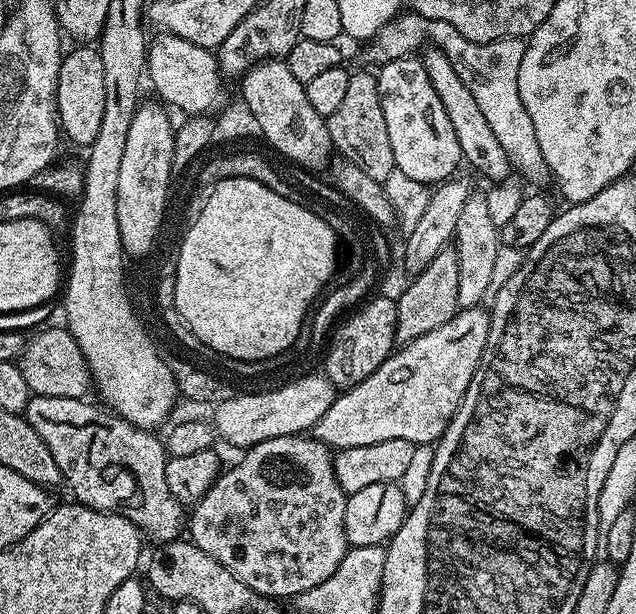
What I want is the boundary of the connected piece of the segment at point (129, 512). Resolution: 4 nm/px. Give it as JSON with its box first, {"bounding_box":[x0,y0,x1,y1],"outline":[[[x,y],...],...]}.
{"bounding_box":[26,396,186,545],"outline":[[[33,396],[28,401],[26,418],[38,438],[46,442],[50,454],[54,454],[54,462],[58,462],[58,470],[63,483],[68,483],[72,491],[71,499],[77,504],[92,508],[94,511],[112,512],[129,519],[145,537],[157,545],[168,544],[171,540],[181,539],[186,528],[186,508],[170,494],[170,486],[166,486],[166,444],[156,437],[155,431],[134,426],[126,418],[99,403],[91,404],[88,398],[50,398],[49,396]]]}

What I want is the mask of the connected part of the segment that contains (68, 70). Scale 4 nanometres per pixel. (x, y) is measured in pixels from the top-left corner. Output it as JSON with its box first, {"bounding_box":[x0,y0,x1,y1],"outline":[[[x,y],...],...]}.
{"bounding_box":[56,46,106,146],"outline":[[[76,46],[72,53],[65,55],[60,62],[58,82],[56,83],[56,115],[59,130],[65,137],[69,136],[76,144],[91,146],[94,138],[98,138],[98,130],[102,127],[102,109],[106,103],[106,90],[104,89],[102,75],[102,58],[99,51],[92,46]]]}

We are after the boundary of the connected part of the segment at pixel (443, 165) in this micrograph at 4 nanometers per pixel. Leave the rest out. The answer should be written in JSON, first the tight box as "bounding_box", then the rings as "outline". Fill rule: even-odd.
{"bounding_box":[375,55,462,186],"outline":[[[407,55],[399,60],[389,60],[387,64],[379,65],[375,77],[382,98],[382,114],[386,114],[386,131],[390,133],[396,171],[429,186],[449,179],[455,173],[452,171],[462,164],[460,147],[454,126],[450,126],[450,118],[438,98],[438,90],[430,86],[423,59]]]}

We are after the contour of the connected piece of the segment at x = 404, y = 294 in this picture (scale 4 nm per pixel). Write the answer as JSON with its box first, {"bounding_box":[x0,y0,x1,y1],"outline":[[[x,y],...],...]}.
{"bounding_box":[396,246,458,346],"outline":[[[446,246],[420,272],[411,277],[412,284],[401,290],[396,302],[396,343],[403,346],[416,338],[443,326],[456,316],[458,302],[458,254],[455,247]]]}

